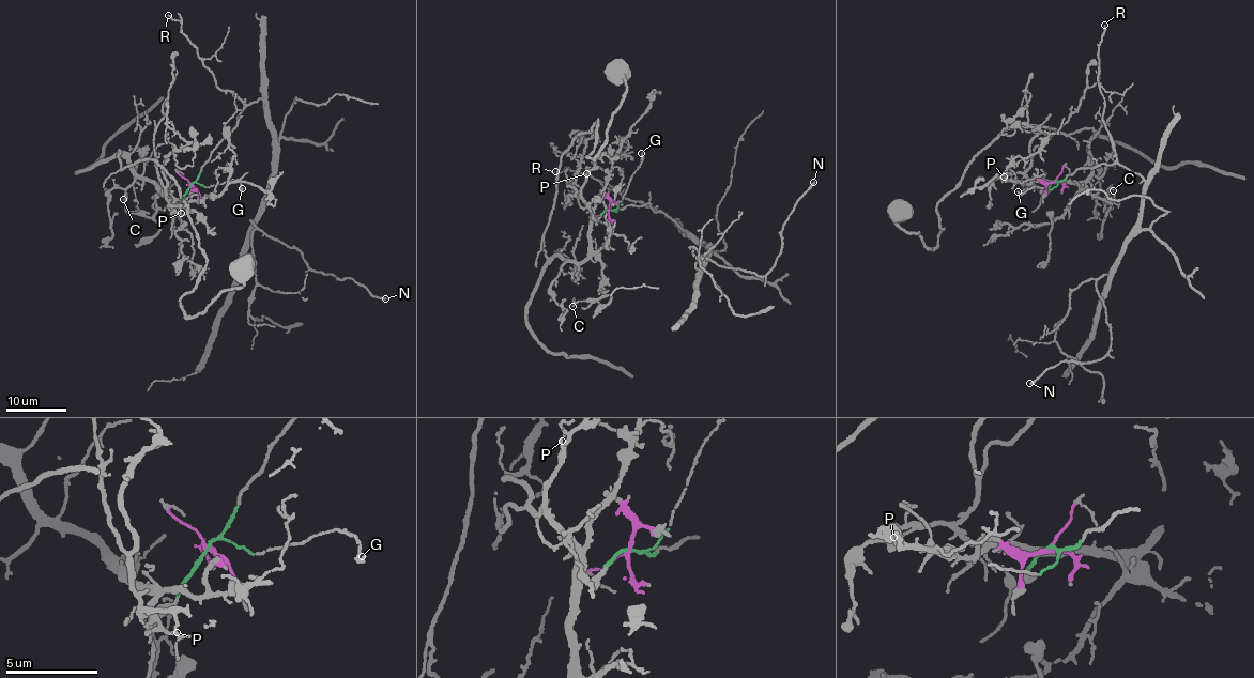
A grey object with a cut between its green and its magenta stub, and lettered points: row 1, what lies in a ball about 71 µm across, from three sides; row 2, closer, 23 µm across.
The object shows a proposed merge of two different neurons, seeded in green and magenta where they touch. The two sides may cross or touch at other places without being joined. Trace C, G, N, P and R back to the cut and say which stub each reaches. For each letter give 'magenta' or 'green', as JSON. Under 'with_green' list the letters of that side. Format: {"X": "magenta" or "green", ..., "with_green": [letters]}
{"C": "magenta", "G": "green", "N": "green", "P": "magenta", "R": "green", "with_green": ["G", "N", "R"]}

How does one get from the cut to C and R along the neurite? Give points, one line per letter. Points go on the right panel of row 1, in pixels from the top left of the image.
C: (1054, 181), (1030, 183), (1080, 182), (1104, 199), (1105, 218), (1103, 201), (1113, 190)
R: (1054, 181), (1077, 169), (1116, 160), (1114, 141), (1103, 120), (1105, 105), (1099, 90), (1098, 68), (1104, 25)

